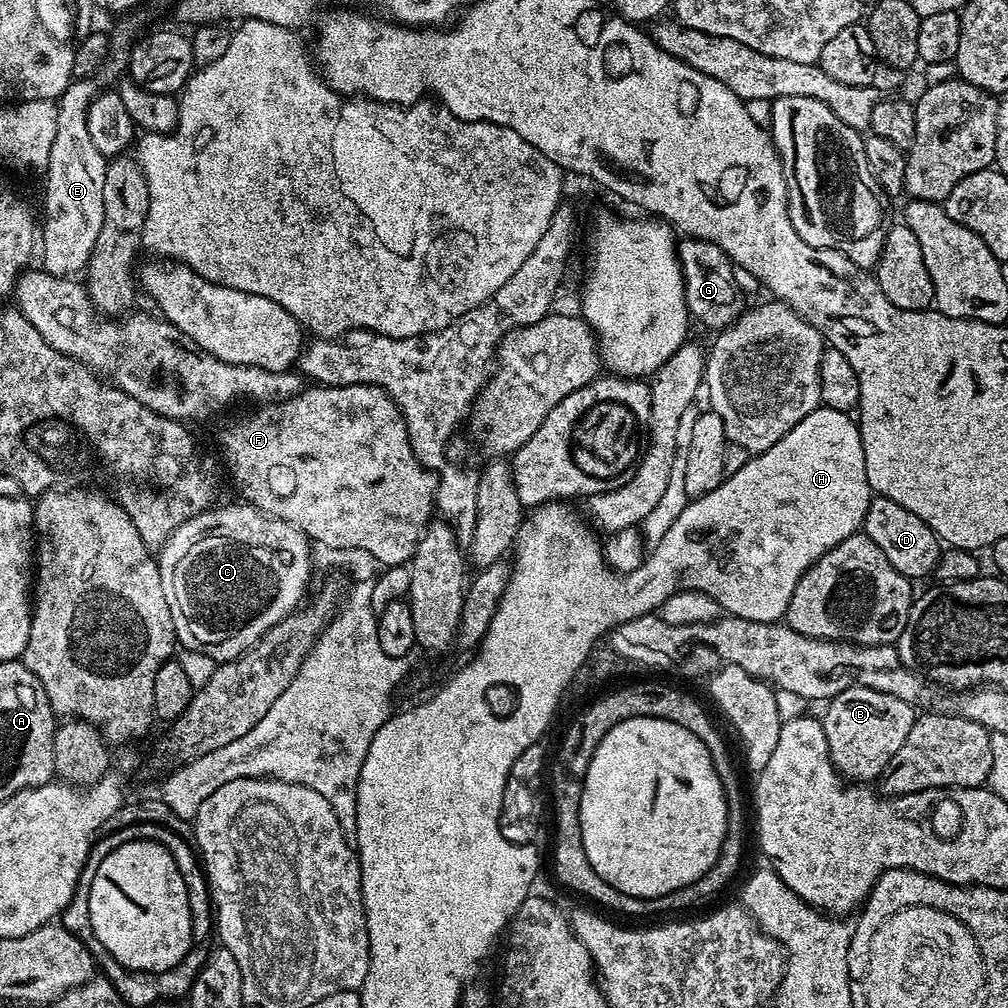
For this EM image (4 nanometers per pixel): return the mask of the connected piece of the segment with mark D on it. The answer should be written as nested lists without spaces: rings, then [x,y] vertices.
[[[873,495],[862,532],[872,539],[874,546],[878,546],[882,554],[886,554],[886,558],[890,558],[890,566],[894,566],[894,570],[898,570],[909,580],[919,582],[923,576],[931,577],[935,573],[942,542],[934,534],[934,530],[930,530],[930,526],[926,526],[926,522],[918,518],[918,514],[910,514],[906,506],[898,506],[898,502],[885,496]]]

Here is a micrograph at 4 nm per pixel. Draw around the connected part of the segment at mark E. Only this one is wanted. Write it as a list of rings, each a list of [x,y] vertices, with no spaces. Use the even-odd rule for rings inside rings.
[[[92,78],[73,79],[56,101],[58,130],[54,130],[54,146],[50,146],[48,177],[44,180],[44,216],[42,212],[42,268],[51,276],[72,278],[83,273],[94,250],[98,230],[102,230],[102,186],[106,186],[108,160],[98,154],[86,127],[88,107],[98,91],[96,82]]]

